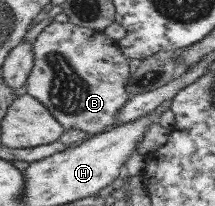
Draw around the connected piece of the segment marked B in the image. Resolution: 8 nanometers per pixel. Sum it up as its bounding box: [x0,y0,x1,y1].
[23,21,131,136]

